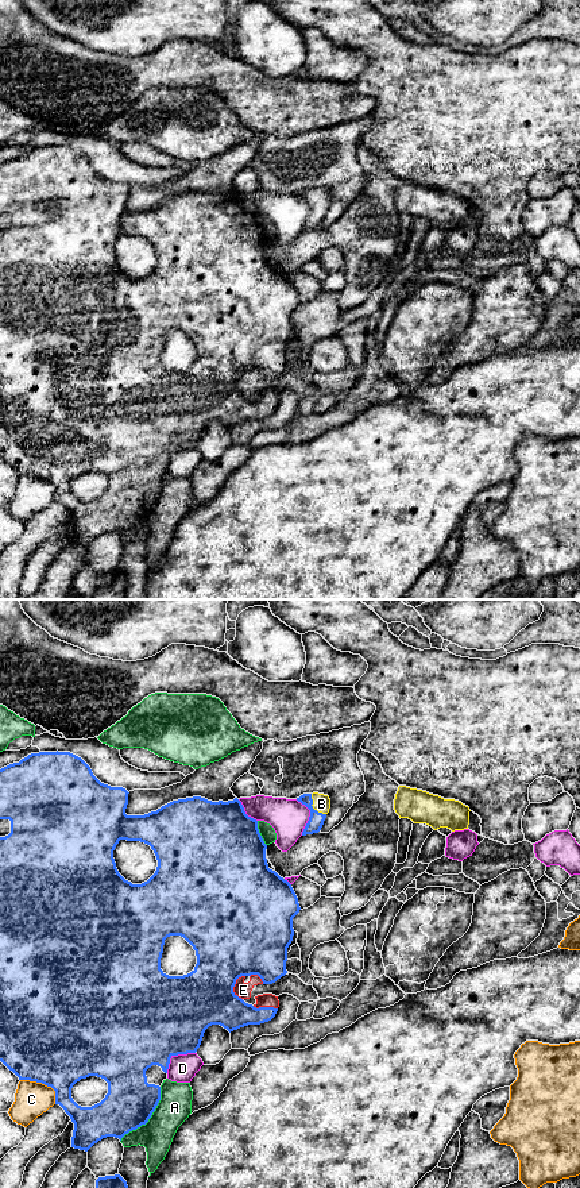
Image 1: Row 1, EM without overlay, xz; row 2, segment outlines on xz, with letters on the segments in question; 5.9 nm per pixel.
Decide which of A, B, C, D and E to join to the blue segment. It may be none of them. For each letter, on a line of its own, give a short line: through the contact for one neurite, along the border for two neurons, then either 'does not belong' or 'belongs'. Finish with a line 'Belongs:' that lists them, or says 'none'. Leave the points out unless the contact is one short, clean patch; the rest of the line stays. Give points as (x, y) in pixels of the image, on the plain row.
A: does not belong
B: belongs
C: does not belong
D: does not belong
E: belongs
Belongs: B, E

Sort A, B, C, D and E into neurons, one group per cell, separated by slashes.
A / B E / C / D

